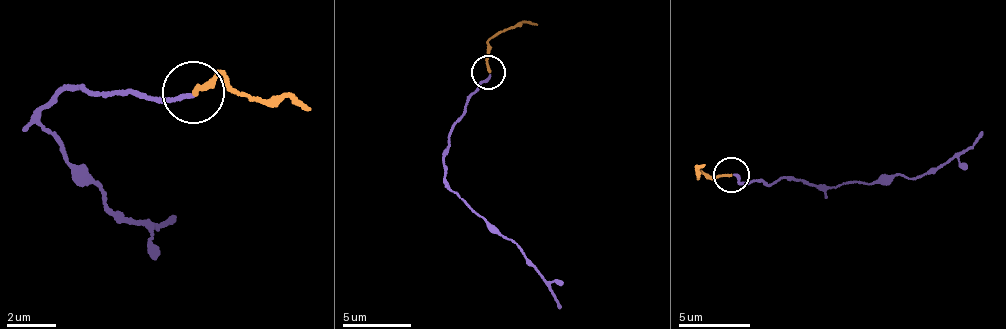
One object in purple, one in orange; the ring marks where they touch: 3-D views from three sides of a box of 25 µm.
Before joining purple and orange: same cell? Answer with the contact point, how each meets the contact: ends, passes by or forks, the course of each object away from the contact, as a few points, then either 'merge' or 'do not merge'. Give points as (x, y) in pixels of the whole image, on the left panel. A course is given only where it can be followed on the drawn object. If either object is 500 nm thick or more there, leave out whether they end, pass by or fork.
place (193, 92); purple ends; orange ends; course purple (192, 93), (157, 104), (90, 90), (65, 89), (36, 112), (103, 190), (110, 213), (154, 225), (173, 217); course orange (195, 91), (219, 77), (258, 102), (289, 100), (310, 112); merge

